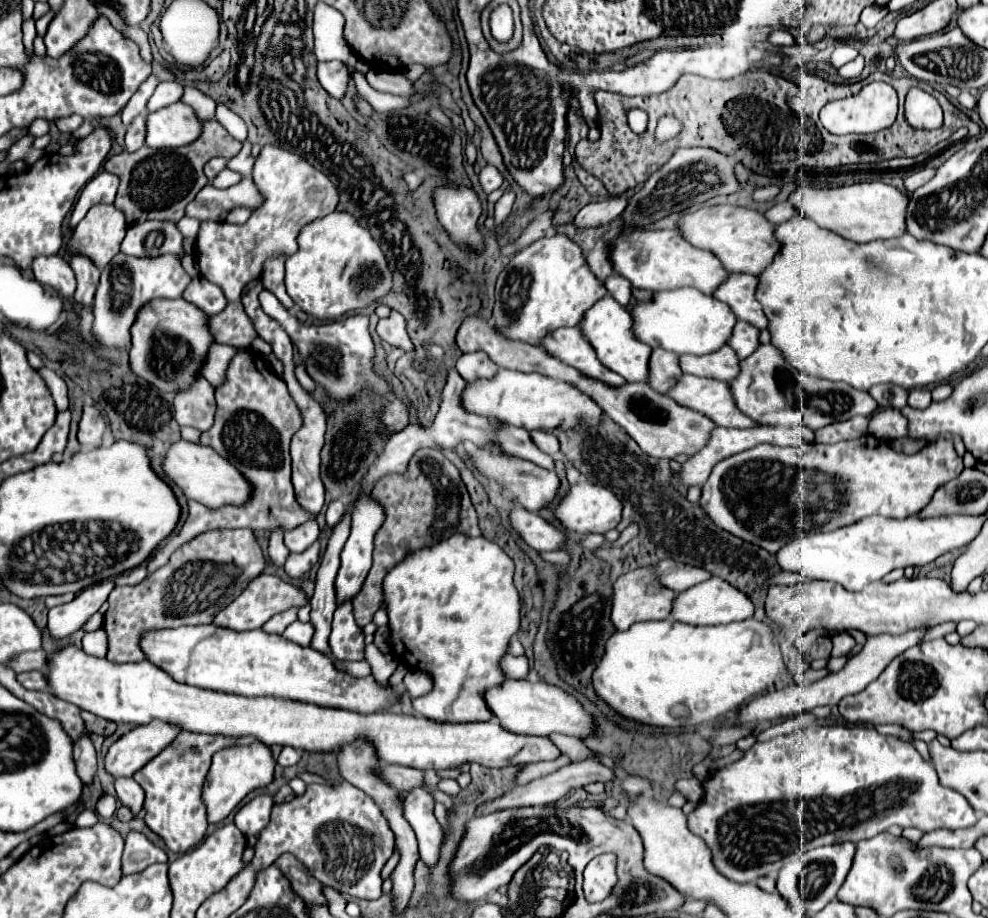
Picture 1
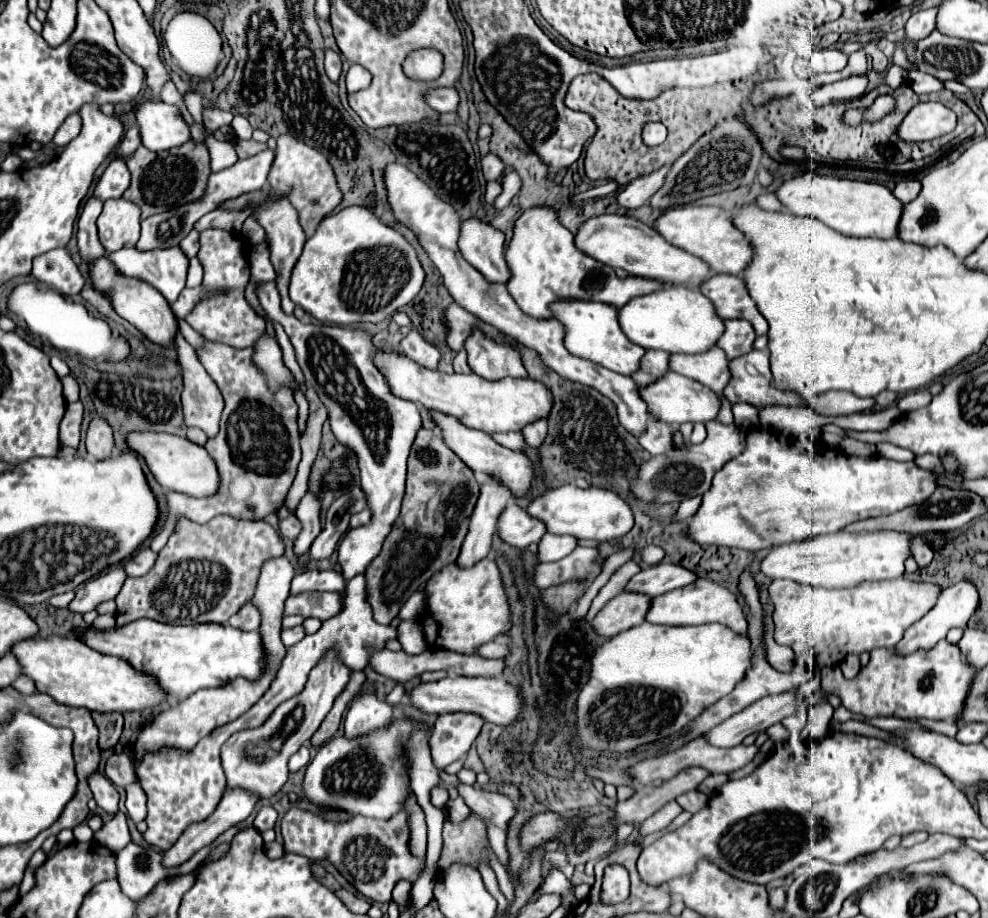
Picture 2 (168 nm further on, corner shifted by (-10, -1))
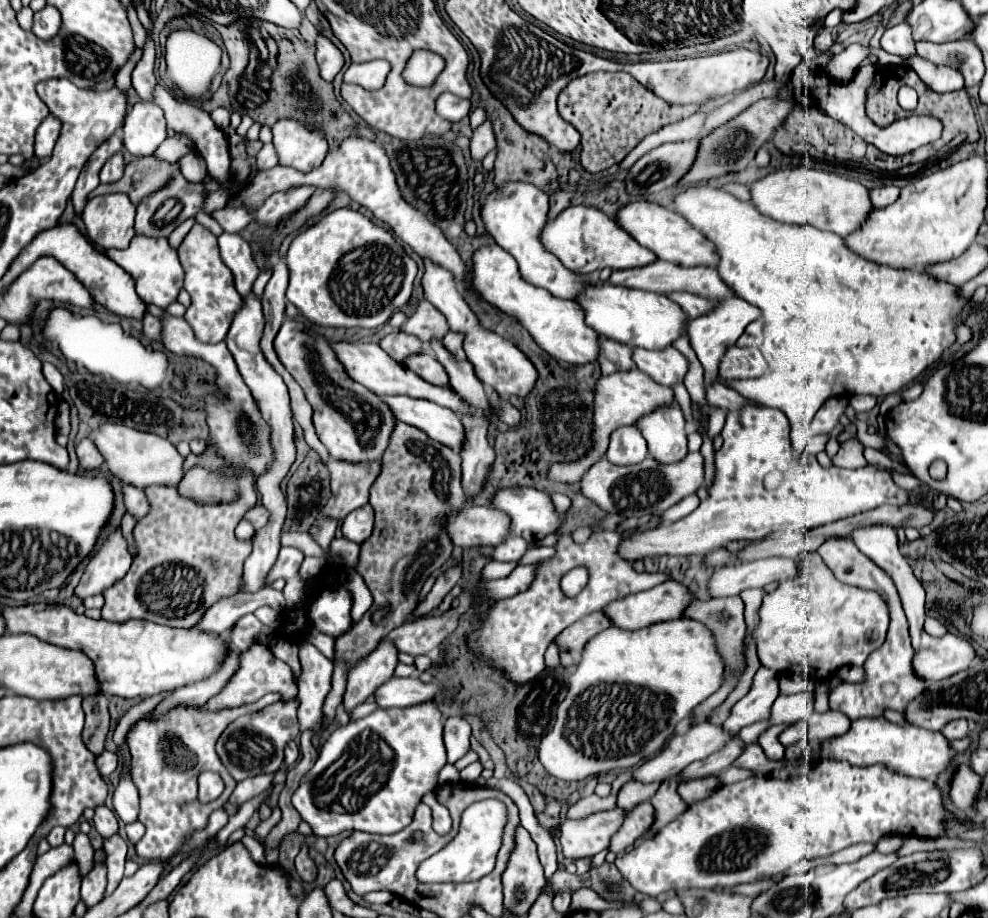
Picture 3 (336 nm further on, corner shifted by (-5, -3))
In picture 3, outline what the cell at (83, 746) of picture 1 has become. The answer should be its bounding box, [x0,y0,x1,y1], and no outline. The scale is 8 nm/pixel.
[92,804,118,838]

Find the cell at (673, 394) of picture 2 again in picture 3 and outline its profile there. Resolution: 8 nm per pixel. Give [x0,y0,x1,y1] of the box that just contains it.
[550,370,676,482]

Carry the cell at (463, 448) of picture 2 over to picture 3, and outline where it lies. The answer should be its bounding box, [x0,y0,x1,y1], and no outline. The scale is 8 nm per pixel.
[384,396,466,452]

